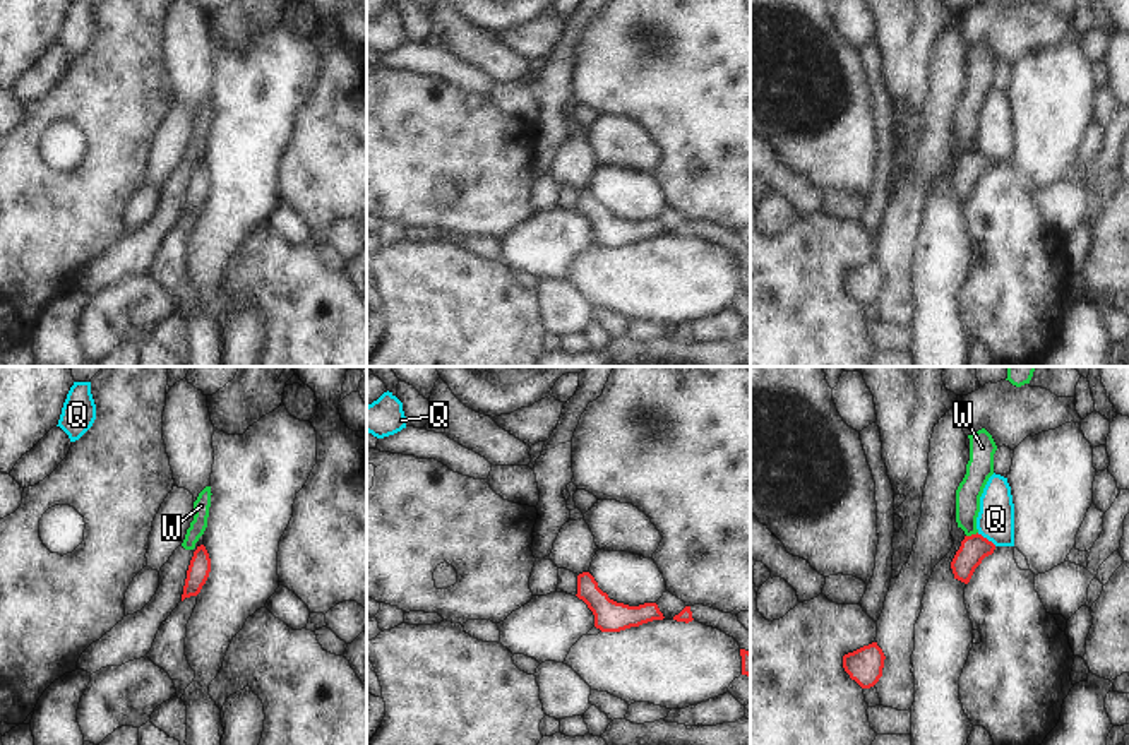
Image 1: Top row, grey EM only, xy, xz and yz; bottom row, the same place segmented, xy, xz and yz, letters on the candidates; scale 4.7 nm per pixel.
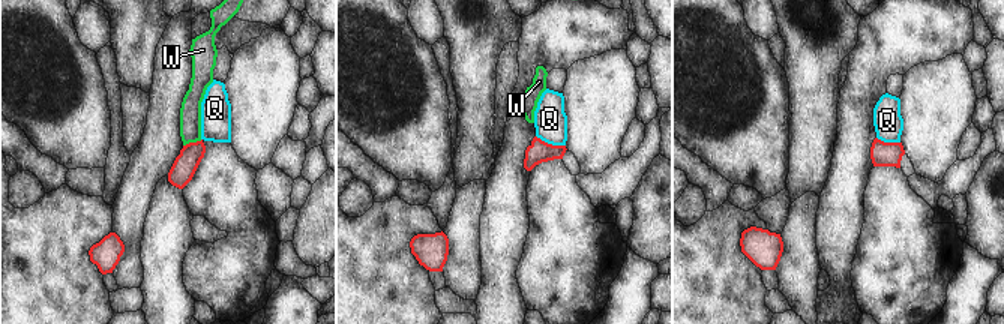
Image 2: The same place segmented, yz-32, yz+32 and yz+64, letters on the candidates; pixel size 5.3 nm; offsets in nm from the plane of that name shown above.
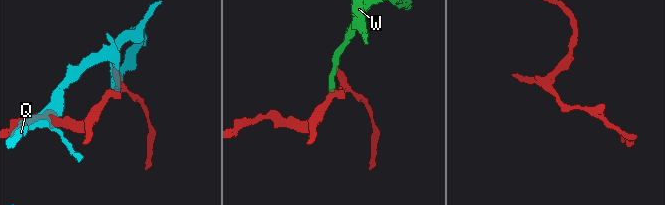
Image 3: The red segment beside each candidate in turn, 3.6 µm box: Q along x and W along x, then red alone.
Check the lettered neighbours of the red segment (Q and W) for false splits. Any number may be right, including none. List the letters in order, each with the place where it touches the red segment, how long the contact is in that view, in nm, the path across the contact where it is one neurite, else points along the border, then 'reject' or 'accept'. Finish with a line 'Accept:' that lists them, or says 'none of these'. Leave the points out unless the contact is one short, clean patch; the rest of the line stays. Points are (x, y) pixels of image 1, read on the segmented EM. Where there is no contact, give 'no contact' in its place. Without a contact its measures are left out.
Q: yz (985, 538) | 110 nm | reject
W: yz (972, 535) | 60 nm | along yz (977, 531), (967, 536) | reject
Accept: none of these

